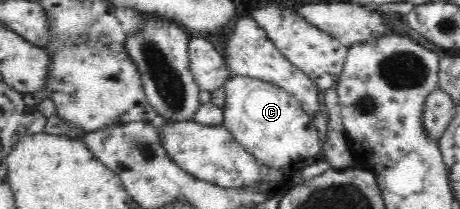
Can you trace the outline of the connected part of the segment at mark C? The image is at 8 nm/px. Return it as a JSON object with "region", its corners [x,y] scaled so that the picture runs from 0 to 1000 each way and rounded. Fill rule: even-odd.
{"region":[[[504,359],[489,392],[487,426],[491,440],[491,502],[485,517],[487,598],[507,636],[515,679],[522,679],[550,746],[565,756],[580,794],[622,813],[626,837],[641,799],[657,809],[689,775],[689,737],[698,722],[689,608],[637,455],[593,397],[524,359]]]}

